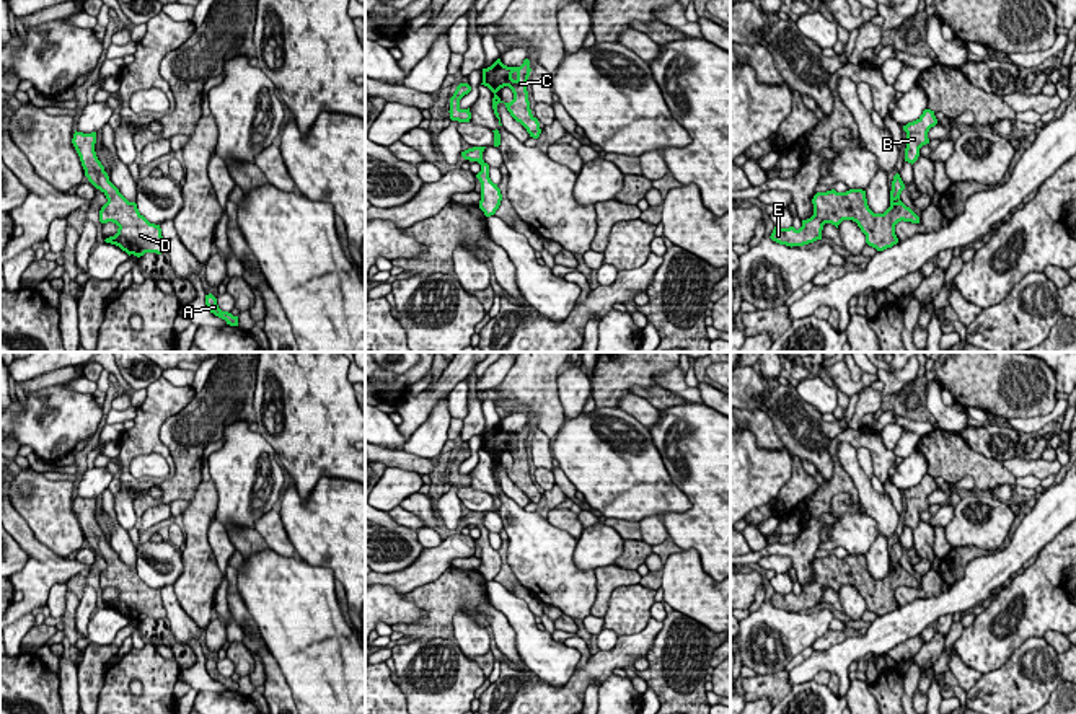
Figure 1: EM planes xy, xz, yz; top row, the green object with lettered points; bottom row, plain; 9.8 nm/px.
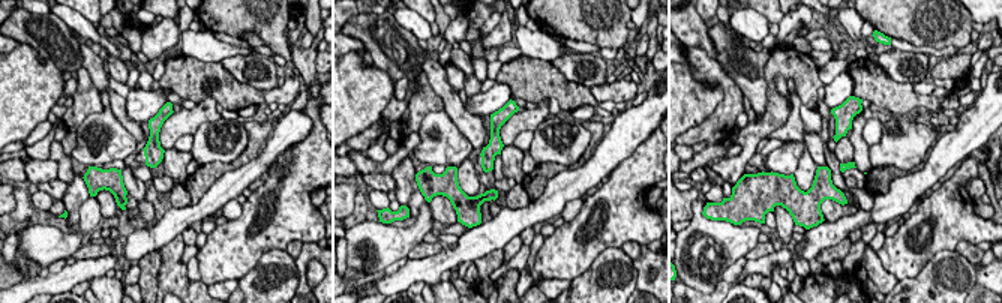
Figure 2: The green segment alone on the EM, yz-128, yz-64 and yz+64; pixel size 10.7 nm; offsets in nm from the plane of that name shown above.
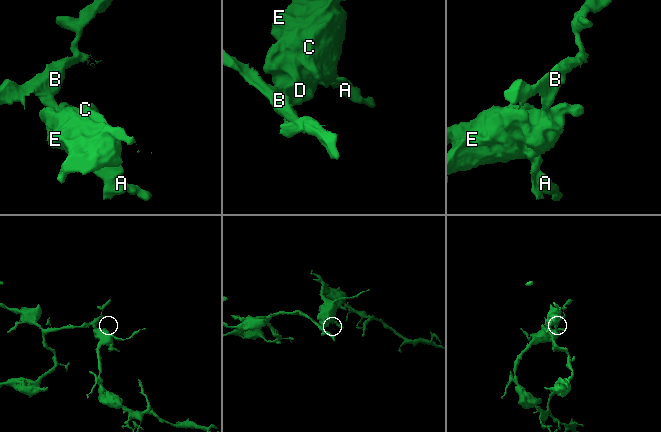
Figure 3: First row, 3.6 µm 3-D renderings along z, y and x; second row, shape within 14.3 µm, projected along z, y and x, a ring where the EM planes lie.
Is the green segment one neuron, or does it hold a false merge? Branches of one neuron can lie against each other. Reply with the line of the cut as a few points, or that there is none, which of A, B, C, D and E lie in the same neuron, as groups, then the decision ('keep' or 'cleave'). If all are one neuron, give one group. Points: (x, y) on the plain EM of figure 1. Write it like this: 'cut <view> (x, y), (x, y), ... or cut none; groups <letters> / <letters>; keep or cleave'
cut none; groups A B C D E; keep

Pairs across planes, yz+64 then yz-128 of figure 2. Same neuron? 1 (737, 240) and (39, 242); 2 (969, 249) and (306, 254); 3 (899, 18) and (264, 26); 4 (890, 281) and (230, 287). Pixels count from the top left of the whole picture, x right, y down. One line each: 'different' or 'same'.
1: same
2: different
3: same
4: same

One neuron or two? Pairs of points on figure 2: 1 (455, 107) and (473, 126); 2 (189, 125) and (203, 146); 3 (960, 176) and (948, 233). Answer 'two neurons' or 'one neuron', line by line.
1: one neuron
2: two neurons
3: one neuron

